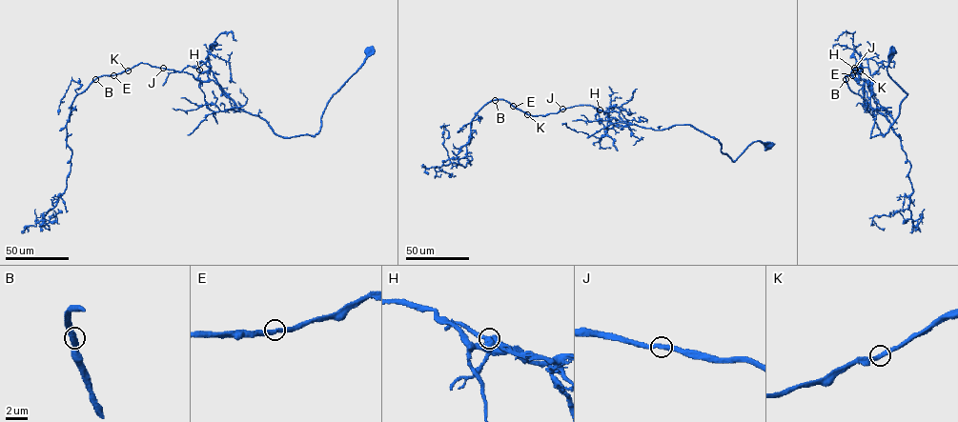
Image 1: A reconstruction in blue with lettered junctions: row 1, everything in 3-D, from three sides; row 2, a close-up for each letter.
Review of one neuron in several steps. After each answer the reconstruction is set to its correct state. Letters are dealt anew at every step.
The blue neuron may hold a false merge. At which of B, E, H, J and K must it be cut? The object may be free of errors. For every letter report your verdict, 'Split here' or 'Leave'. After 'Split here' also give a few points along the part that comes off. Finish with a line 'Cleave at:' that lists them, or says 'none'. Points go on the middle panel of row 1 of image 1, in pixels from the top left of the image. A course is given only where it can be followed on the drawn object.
B: Leave
E: Leave
H: Leave
J: Leave
K: Leave
Cleave at: none

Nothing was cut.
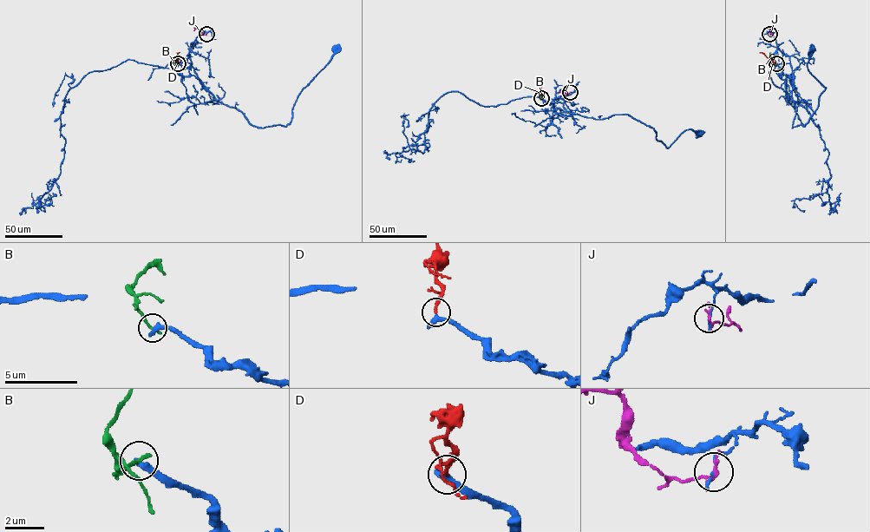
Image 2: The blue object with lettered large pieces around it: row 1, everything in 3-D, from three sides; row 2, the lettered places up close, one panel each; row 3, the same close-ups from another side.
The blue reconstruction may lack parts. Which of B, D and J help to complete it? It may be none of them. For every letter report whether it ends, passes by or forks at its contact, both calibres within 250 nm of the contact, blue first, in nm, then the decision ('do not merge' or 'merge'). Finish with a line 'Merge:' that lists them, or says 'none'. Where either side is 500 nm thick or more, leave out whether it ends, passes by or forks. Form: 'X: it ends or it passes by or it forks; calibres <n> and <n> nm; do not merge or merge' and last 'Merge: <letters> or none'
B: it ends; calibres 380 and 240 nm; do not merge
D: it ends; calibres 400 and 190 nm; merge
J: it ends; calibres 160 and 200 nm; do not merge
Merge: D

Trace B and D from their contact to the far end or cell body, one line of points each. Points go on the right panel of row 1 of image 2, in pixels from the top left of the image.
B: (776, 63), (770, 52)
D: (775, 63), (759, 52)

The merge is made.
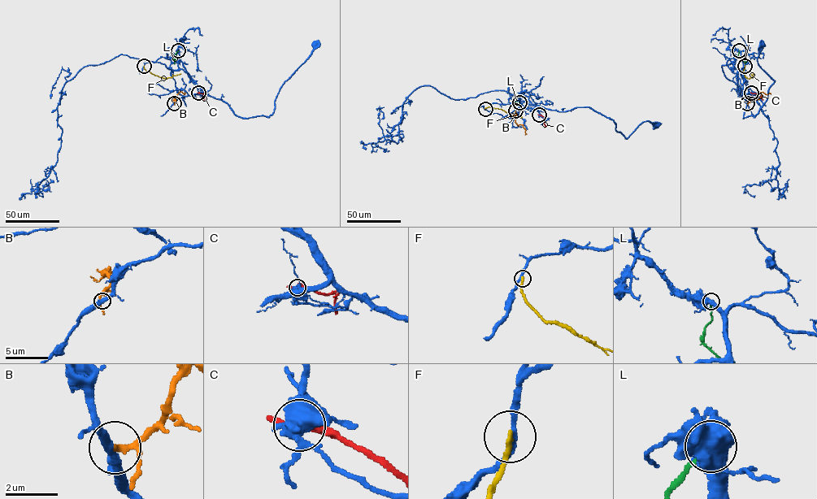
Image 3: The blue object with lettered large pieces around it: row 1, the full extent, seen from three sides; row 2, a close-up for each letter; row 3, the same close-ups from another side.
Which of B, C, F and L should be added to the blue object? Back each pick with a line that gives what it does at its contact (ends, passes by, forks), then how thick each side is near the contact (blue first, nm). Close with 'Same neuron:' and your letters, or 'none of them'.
B: it passes by | 360/170 nm
Same neuron: B

